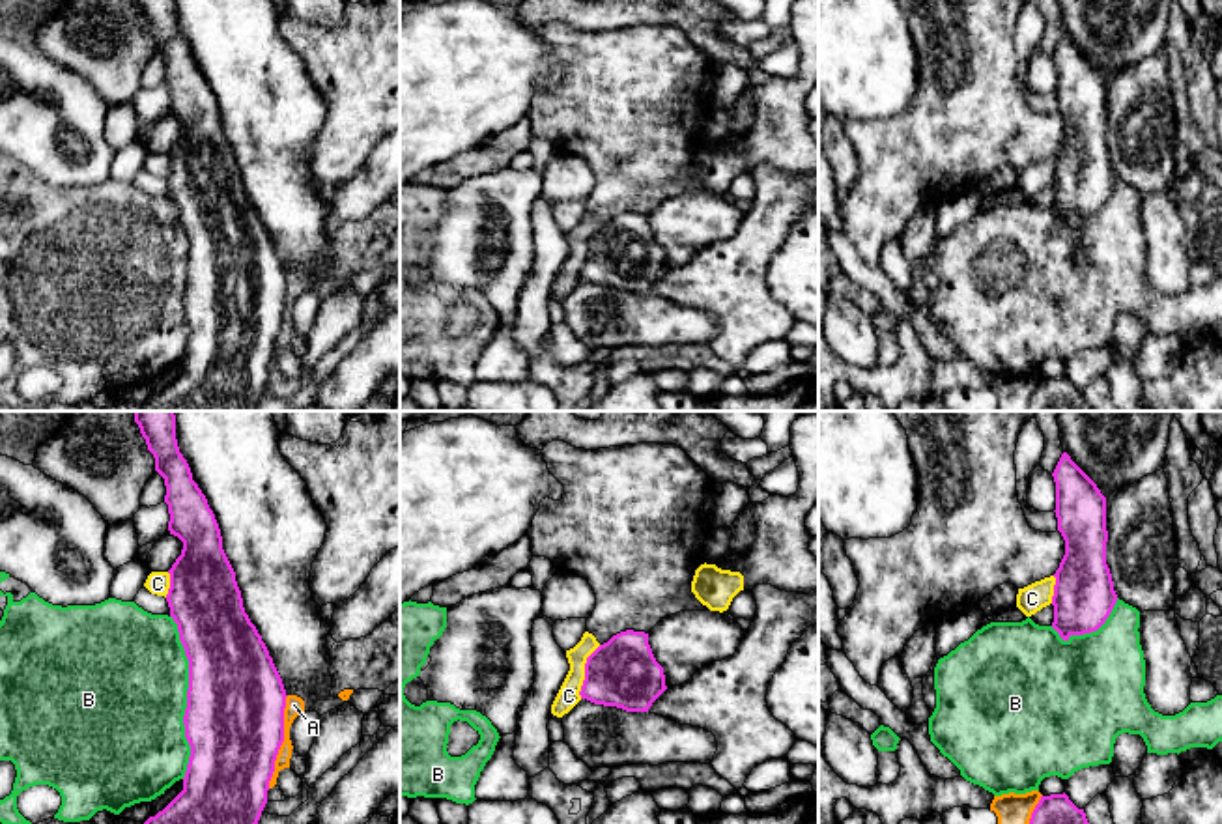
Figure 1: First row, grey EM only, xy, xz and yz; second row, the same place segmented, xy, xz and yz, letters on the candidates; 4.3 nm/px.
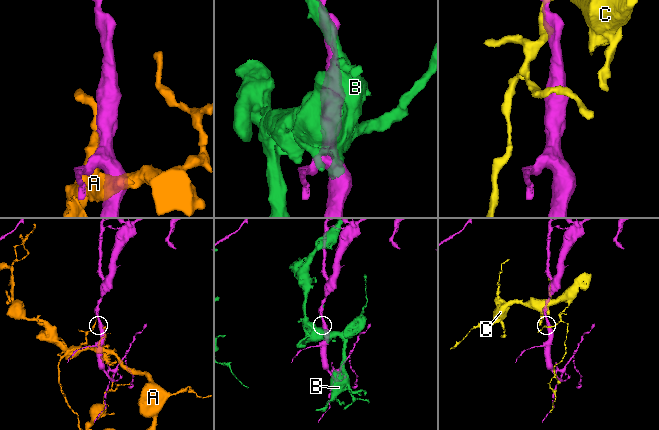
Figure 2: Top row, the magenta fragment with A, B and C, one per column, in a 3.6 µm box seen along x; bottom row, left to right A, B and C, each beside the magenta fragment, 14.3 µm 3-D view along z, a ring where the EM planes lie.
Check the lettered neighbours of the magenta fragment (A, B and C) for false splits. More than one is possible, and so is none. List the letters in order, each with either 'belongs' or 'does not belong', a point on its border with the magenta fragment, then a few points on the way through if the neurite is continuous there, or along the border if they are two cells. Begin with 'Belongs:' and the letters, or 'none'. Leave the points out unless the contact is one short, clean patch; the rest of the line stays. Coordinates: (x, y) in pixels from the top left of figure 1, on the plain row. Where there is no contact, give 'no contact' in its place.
Belongs: none
A: does not belong; contact xy (283, 322)
B: does not belong; contact xy (187, 279)
C: does not belong; contact xz (585, 253); border xz (600, 227), (587, 240), (580, 279)

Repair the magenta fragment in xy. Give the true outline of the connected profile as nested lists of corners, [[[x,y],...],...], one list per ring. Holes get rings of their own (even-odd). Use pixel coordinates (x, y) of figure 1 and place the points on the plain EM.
[[[135,0],[164,60],[168,112],[183,123],[170,155],[166,183],[189,241],[183,297],[191,338],[183,372],[142,411],[254,411],[267,385],[275,342],[284,323],[286,271],[262,217],[243,189],[235,153],[206,77],[179,34],[176,0]]]

